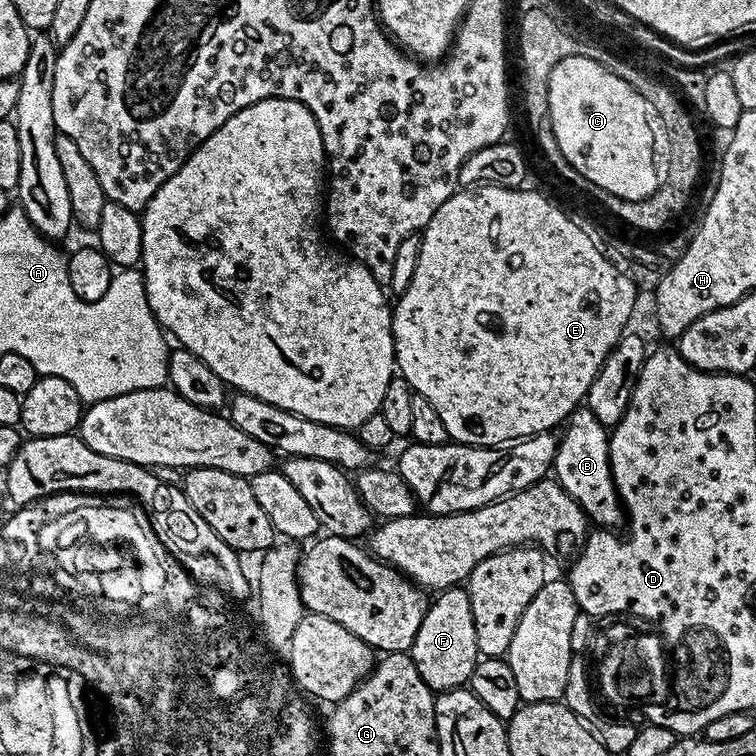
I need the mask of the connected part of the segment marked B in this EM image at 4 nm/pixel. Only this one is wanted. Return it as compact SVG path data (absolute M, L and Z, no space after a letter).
M581 406L570 413L562 431L558 436L560 445L552 463L555 480L562 486L562 490L570 494L570 498L574 498L574 502L578 502L585 517L593 525L615 529L615 524L622 520L622 505L610 466L609 429L604 428L586 406Z

